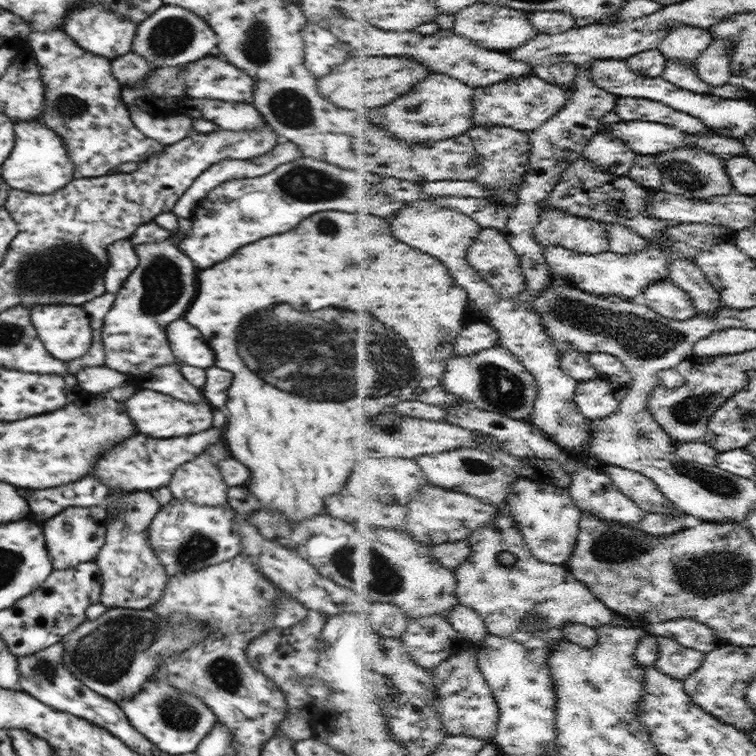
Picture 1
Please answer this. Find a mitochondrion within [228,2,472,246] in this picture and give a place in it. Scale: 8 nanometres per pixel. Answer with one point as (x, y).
(306, 184)

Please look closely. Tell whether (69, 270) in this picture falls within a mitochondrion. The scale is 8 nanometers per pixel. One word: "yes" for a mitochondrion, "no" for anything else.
yes

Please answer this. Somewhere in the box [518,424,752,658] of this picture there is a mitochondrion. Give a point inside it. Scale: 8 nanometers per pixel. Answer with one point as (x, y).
(717, 486)

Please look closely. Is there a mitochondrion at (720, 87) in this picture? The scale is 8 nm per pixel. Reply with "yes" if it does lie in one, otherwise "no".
no

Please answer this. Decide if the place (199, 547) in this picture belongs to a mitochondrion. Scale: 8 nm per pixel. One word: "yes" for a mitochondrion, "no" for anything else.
yes

